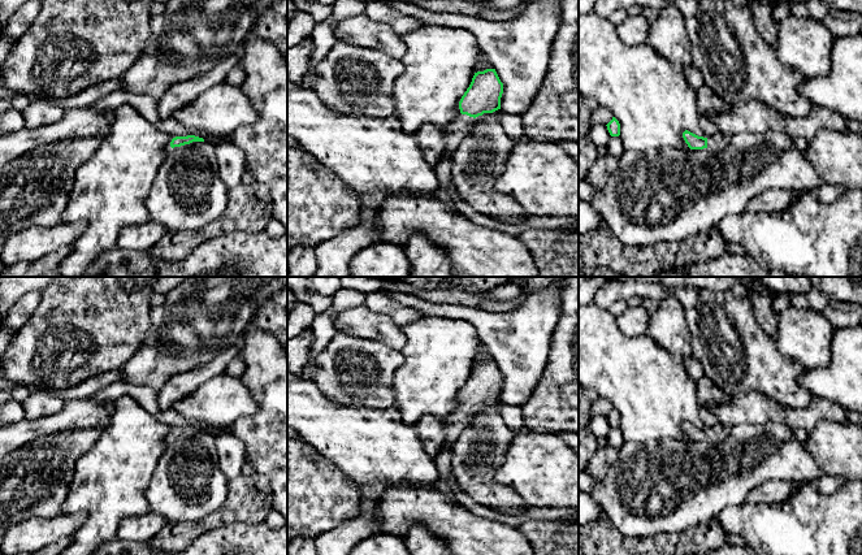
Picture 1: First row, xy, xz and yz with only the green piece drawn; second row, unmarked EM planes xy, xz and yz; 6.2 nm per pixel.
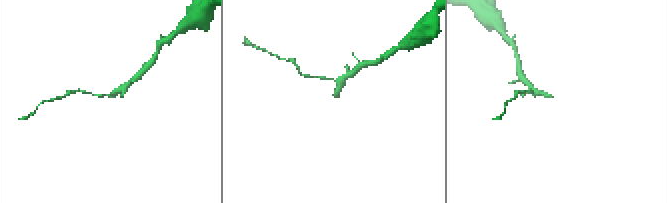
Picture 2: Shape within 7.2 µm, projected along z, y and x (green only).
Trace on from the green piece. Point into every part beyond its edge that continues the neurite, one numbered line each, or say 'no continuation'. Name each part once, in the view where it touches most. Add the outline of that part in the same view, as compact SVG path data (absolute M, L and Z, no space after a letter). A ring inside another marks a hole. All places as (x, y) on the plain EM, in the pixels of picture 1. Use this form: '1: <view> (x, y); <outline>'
1: xz (459, 419); M458 406L454 411L451 411L445 419L445 432L446 439L454 441L459 437L459 434L469 425L472 421L475 409L467 406Z

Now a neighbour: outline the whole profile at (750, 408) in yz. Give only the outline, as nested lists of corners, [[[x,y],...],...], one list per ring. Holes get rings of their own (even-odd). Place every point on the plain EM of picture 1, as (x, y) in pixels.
[[[749,391],[724,403],[705,406],[724,426],[763,425],[780,422],[789,428],[811,432],[819,421],[848,422],[848,409],[813,396],[802,408],[787,408],[762,393]]]

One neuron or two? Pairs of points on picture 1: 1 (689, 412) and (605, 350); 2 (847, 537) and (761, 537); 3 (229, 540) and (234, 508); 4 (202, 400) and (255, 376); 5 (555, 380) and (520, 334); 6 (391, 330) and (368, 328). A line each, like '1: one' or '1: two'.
1: one
2: one
3: two
4: two
5: two
6: one

